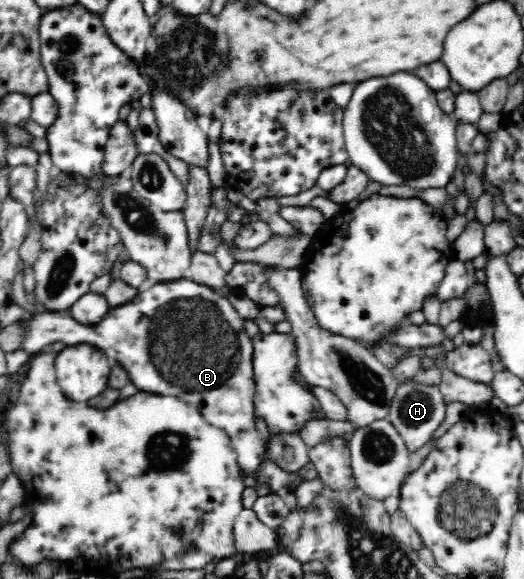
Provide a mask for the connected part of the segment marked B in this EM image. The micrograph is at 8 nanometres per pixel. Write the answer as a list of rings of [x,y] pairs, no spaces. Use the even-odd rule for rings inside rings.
[[[184,277],[182,279],[176,279],[176,281],[164,281],[153,284],[146,289],[139,291],[129,302],[122,304],[121,306],[112,309],[104,321],[96,323],[94,327],[90,325],[80,325],[78,321],[74,321],[72,317],[66,317],[66,315],[60,315],[60,311],[45,311],[37,313],[28,319],[26,319],[25,332],[23,335],[23,341],[20,348],[25,350],[25,352],[34,356],[35,354],[41,353],[42,347],[45,345],[50,345],[50,343],[62,342],[66,345],[74,346],[78,343],[90,343],[94,347],[100,347],[103,353],[106,353],[106,356],[115,365],[122,365],[126,368],[128,372],[129,379],[132,381],[139,391],[149,391],[150,393],[158,393],[158,395],[174,395],[174,397],[190,397],[192,405],[196,405],[200,409],[200,413],[206,417],[206,421],[214,427],[220,427],[224,430],[224,433],[228,433],[228,437],[234,443],[234,450],[237,456],[238,466],[241,468],[241,475],[246,477],[253,473],[261,463],[261,460],[265,457],[265,442],[262,441],[262,438],[258,436],[258,432],[255,426],[255,385],[254,385],[254,374],[252,367],[252,338],[248,336],[245,330],[245,319],[240,317],[236,308],[230,303],[226,297],[222,296],[222,292],[211,287],[200,285],[195,281]]]

